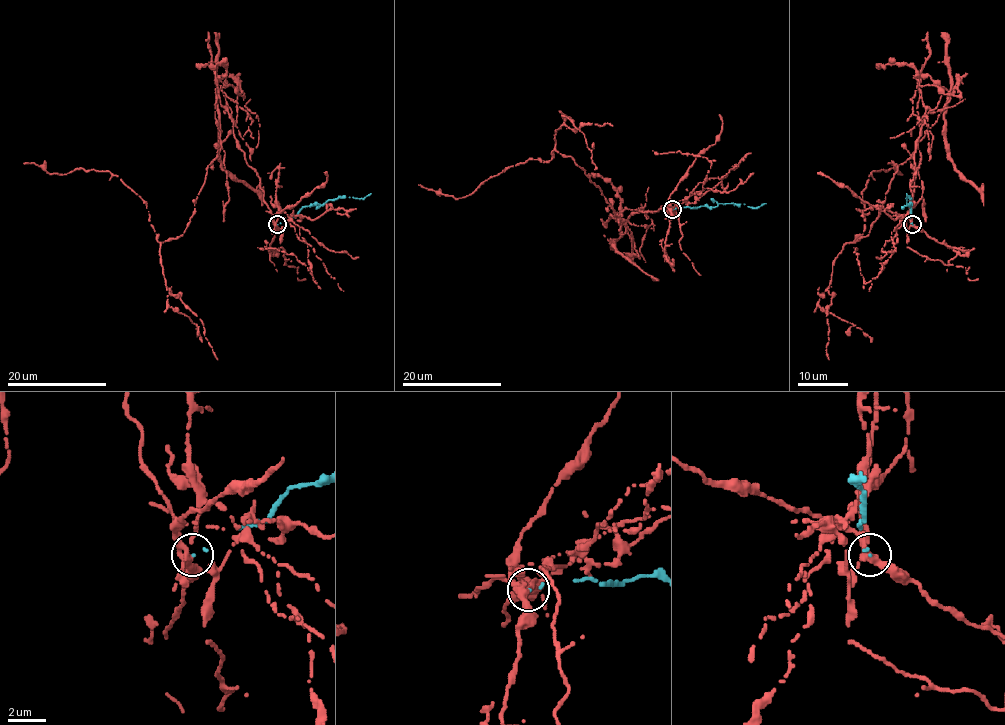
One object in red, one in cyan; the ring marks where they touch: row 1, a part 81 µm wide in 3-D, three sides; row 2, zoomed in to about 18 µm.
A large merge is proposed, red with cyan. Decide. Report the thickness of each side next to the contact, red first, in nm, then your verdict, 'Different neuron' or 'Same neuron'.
Thickness 320 nm (red) against 130 nm. Different neuron

